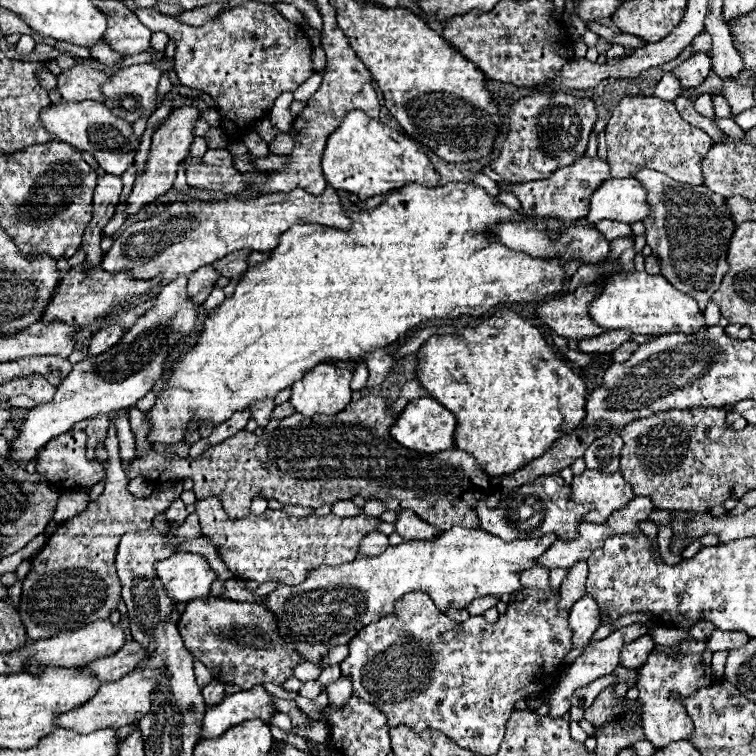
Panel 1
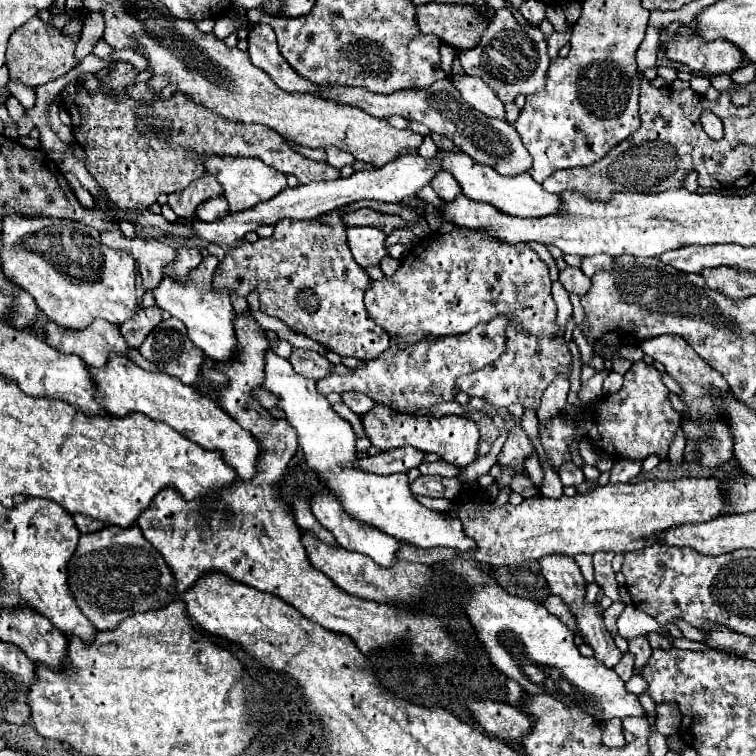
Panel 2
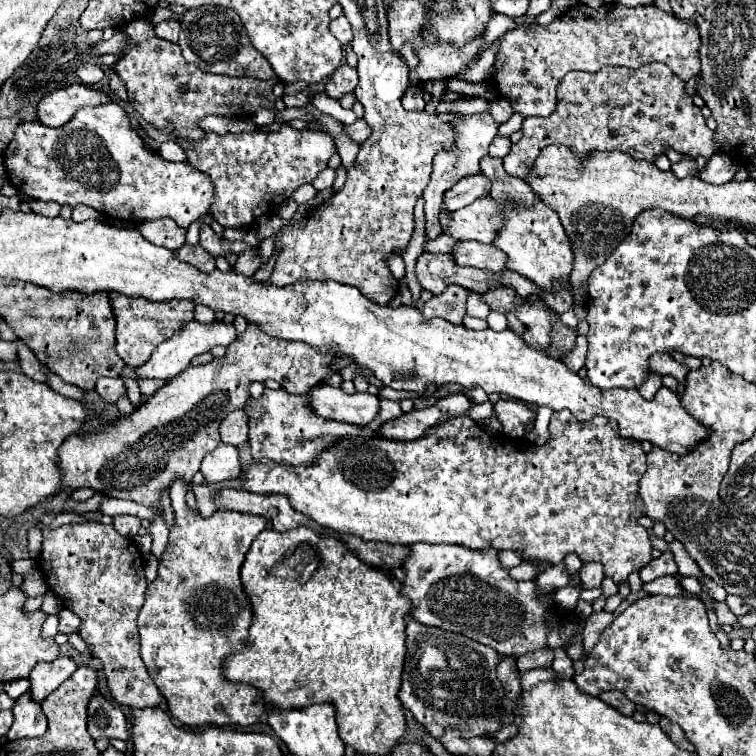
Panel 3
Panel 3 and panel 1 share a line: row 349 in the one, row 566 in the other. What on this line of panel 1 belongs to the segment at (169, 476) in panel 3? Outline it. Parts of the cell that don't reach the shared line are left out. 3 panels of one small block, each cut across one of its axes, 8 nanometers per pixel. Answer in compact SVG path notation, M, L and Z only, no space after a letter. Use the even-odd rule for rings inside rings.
M208 496L196 500L196 516L202 526L202 534L210 538L232 574L240 580L262 582L282 582L300 584L308 576L308 568L316 564L344 564L358 554L360 542L370 532L376 532L380 520L360 512L352 518L328 516L306 516L296 518L284 510L266 510L264 514L248 514L240 520L230 520L222 508L220 498Z

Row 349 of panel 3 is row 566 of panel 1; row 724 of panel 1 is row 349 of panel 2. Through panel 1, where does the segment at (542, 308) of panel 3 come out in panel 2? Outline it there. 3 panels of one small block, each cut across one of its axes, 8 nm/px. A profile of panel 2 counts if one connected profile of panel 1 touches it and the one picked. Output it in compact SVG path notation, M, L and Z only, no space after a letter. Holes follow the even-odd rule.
M496 316L492 322L476 326L468 334L454 334L448 338L438 338L436 342L416 342L406 350L398 350L394 342L390 348L376 360L364 362L364 366L356 368L348 376L324 376L316 380L316 390L322 396L330 392L362 392L370 396L378 404L388 404L400 412L416 412L422 408L432 408L442 402L454 400L458 394L456 378L462 374L476 372L488 364L492 364L506 350L506 330L508 320L504 316Z

